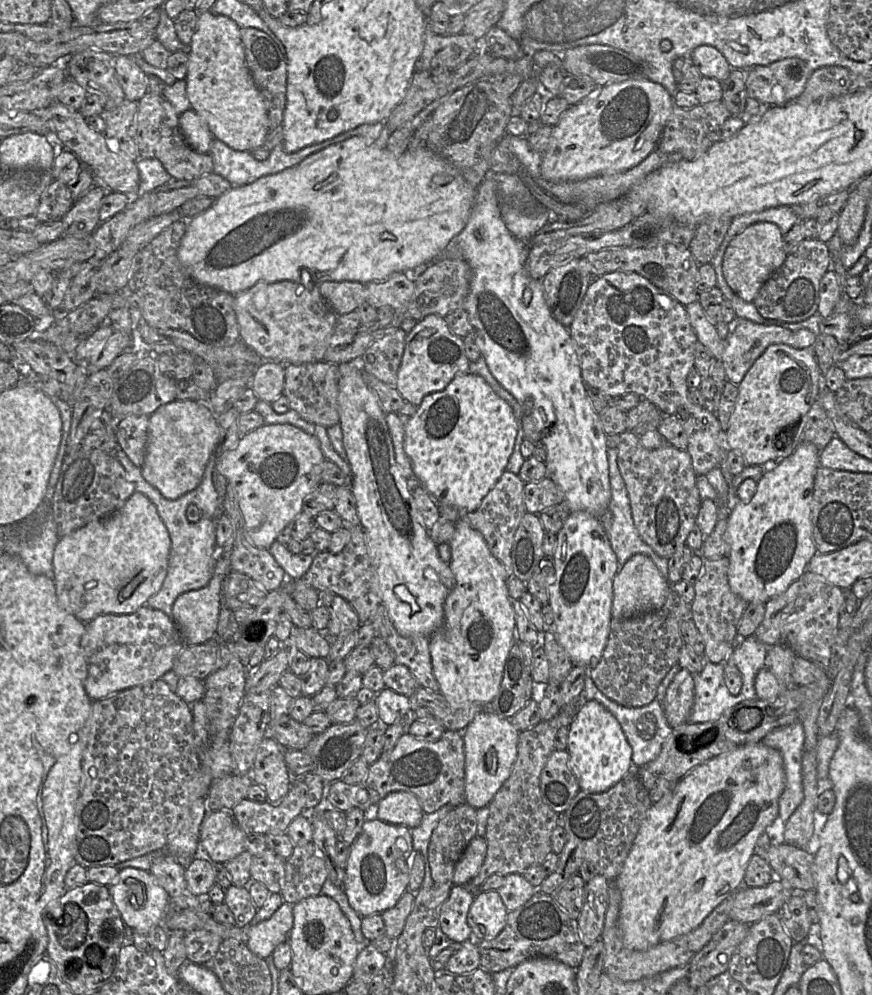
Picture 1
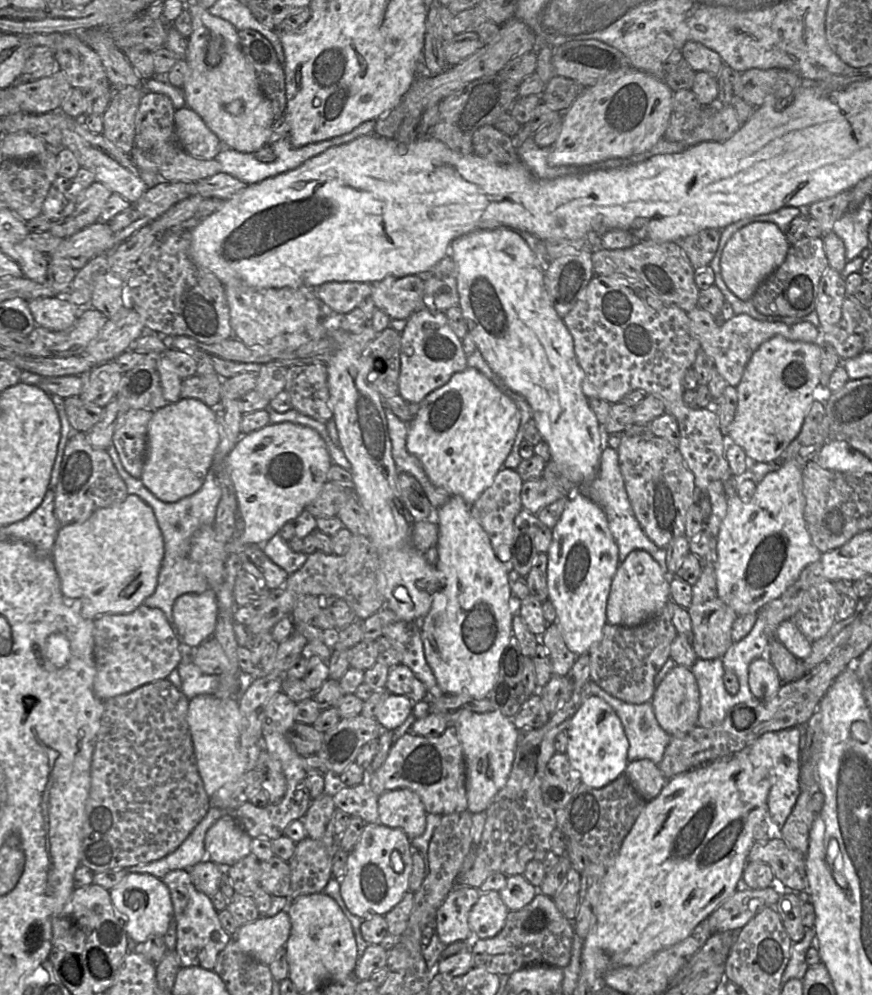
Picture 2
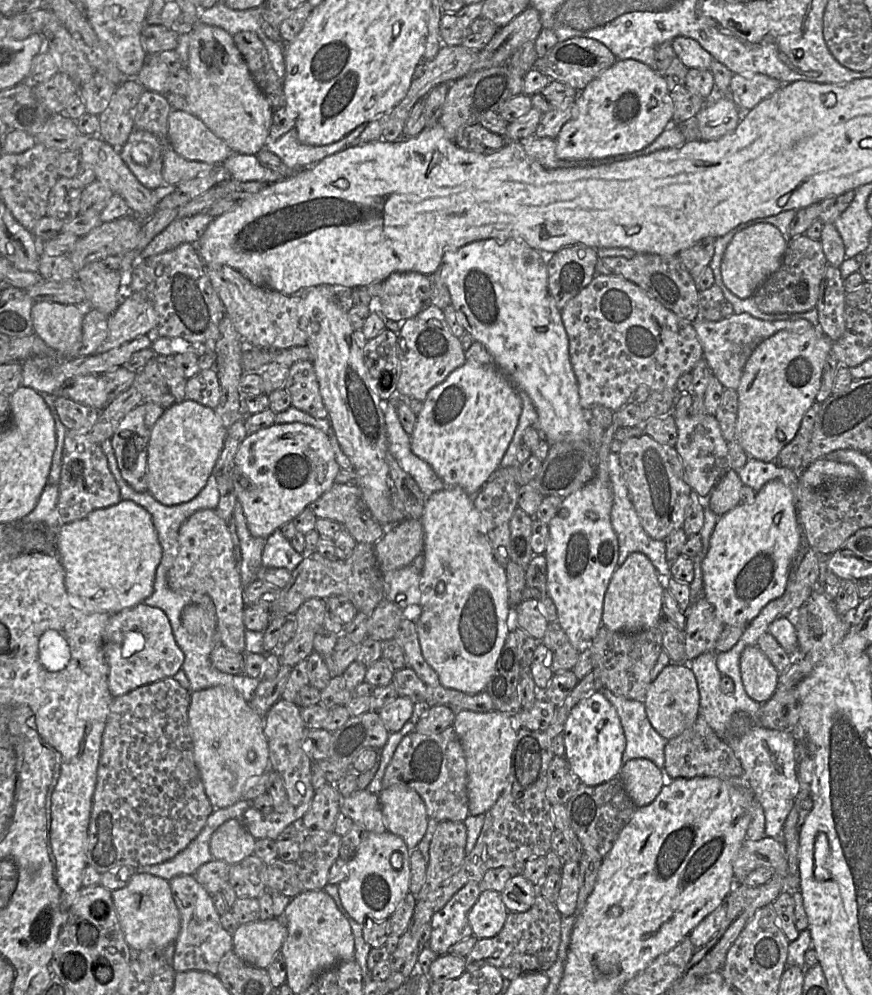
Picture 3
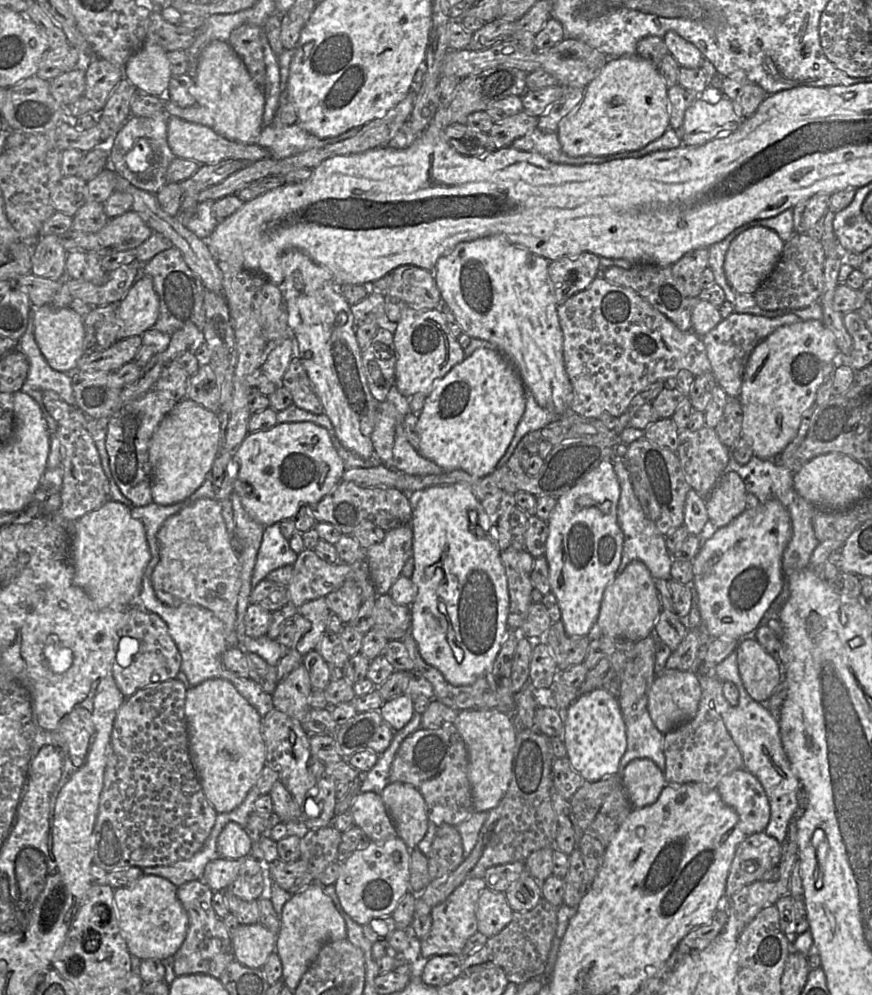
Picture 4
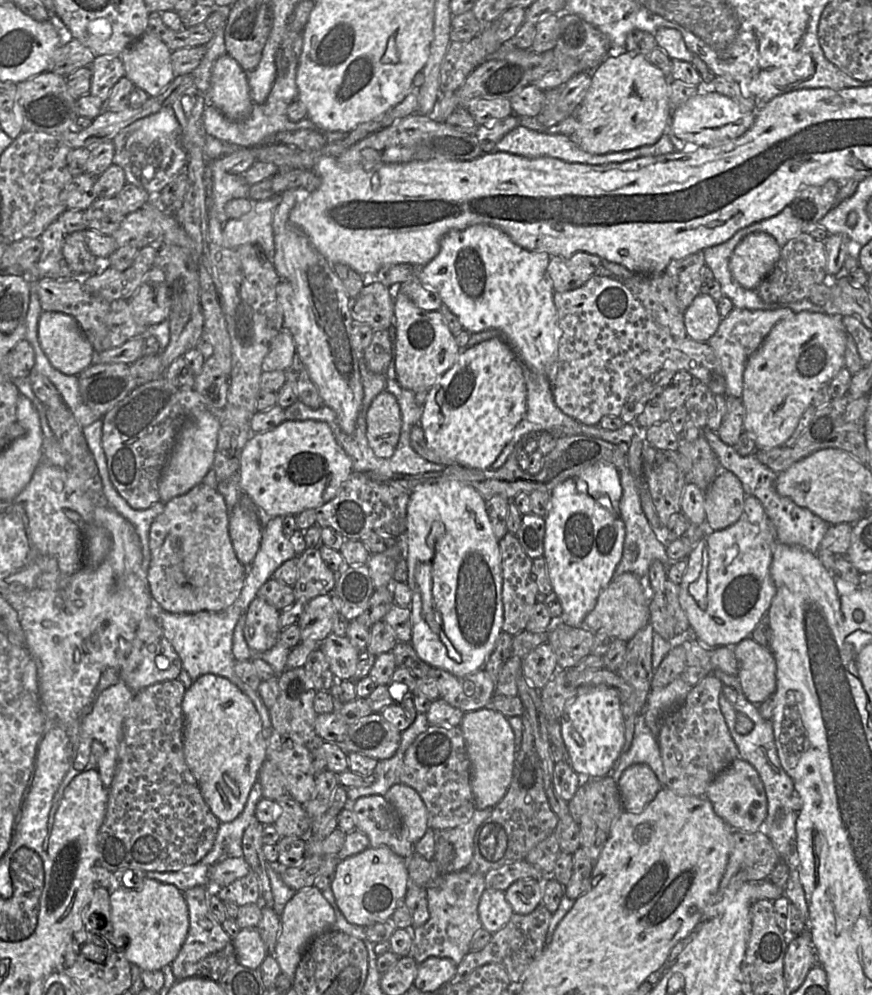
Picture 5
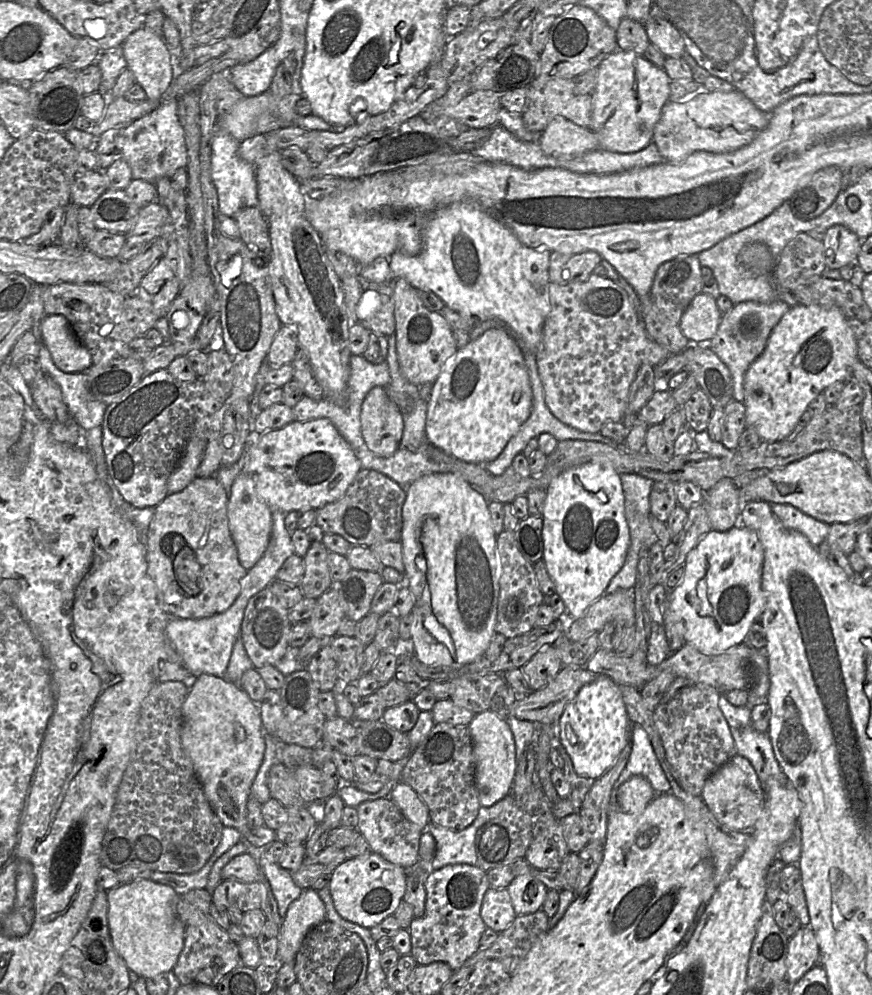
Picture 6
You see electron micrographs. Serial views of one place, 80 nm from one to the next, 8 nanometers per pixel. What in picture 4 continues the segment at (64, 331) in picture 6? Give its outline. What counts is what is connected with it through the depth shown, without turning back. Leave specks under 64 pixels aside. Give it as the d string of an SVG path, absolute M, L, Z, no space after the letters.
M43 305L35 307L33 321L34 338L48 364L54 370L64 373L76 371L78 361L85 355L83 318L69 307Z

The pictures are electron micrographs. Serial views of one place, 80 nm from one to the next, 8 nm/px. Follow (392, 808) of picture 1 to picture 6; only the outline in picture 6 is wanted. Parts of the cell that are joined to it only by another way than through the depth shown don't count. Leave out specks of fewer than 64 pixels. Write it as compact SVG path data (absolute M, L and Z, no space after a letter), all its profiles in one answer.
M400 781L393 787L389 797L408 820L421 830L426 830L430 823L428 809L413 788Z

